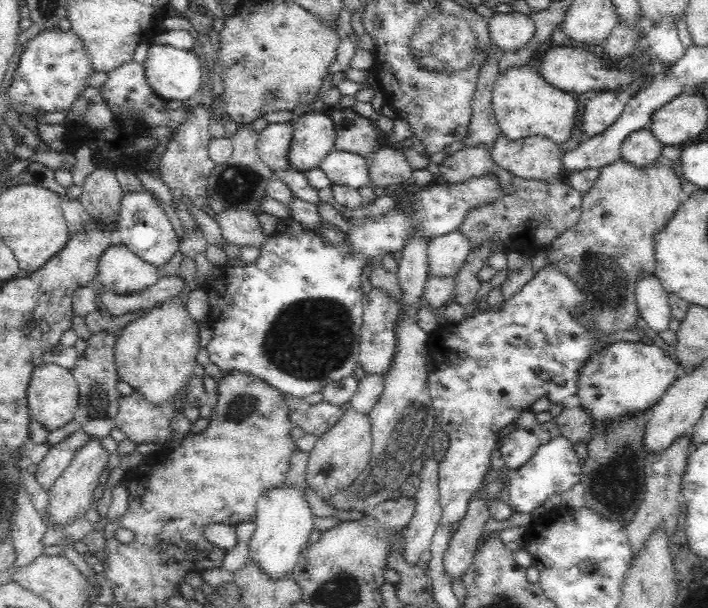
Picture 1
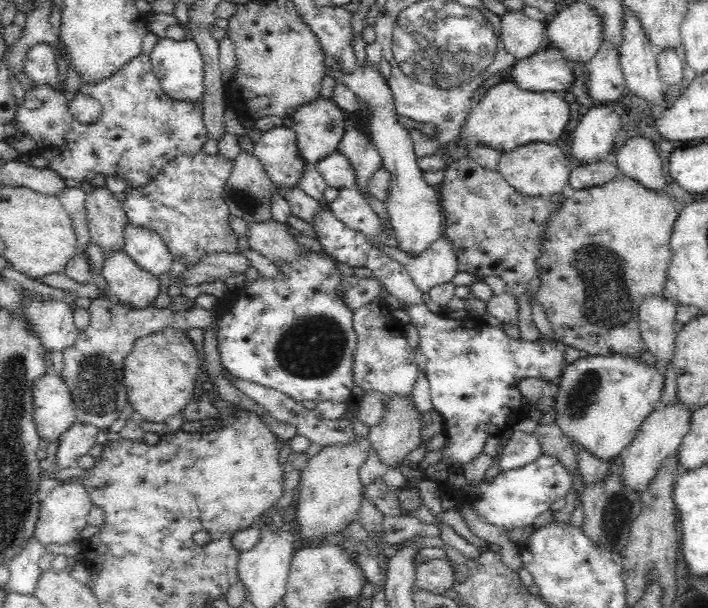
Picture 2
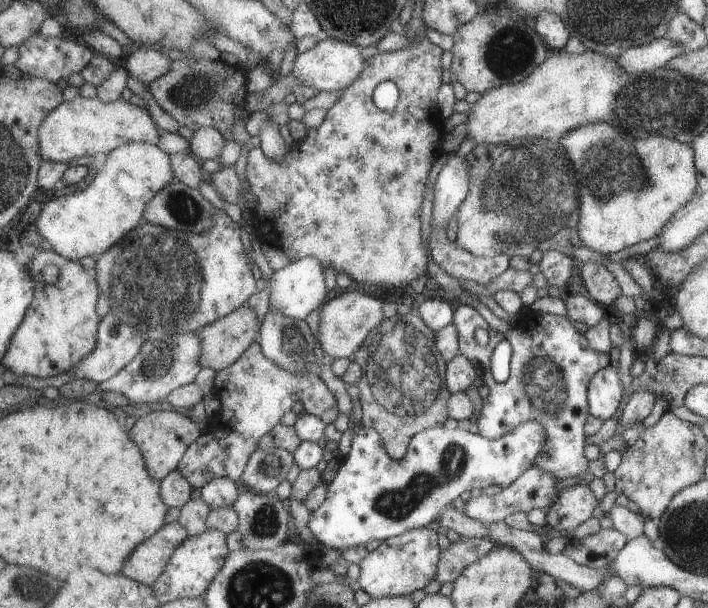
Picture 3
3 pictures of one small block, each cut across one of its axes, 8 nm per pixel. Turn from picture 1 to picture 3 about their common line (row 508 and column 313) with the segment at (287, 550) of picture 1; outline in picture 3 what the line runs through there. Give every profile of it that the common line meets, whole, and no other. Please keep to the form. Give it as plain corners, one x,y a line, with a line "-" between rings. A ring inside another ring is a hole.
306,256
274,270
269,279
268,306
292,319
304,319
312,310
319,310
331,295
326,291
323,266
318,258

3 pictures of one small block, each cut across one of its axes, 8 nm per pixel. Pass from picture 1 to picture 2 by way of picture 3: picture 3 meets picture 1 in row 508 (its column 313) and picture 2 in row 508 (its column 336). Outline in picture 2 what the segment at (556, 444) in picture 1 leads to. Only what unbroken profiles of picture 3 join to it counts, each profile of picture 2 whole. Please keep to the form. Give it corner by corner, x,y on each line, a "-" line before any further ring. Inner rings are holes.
542,455
534,462
514,470
500,470
492,480
479,480
477,484
468,483
463,477
449,478
447,482
437,482
438,490
451,493
457,501
465,501
484,522
502,526
510,534
515,528
532,526
534,518
550,509
560,496
566,496
572,484
572,477
558,459

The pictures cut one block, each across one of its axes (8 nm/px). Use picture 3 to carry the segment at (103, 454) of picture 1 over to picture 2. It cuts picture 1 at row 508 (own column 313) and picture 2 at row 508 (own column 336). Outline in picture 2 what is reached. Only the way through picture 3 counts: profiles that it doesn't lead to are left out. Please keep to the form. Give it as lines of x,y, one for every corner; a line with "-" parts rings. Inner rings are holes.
67,480
66,483
59,484
48,492
46,499
41,501
33,536
37,537
44,546
68,544
76,540
80,536
80,532
84,530
90,508
92,508
92,503
85,485
78,480

